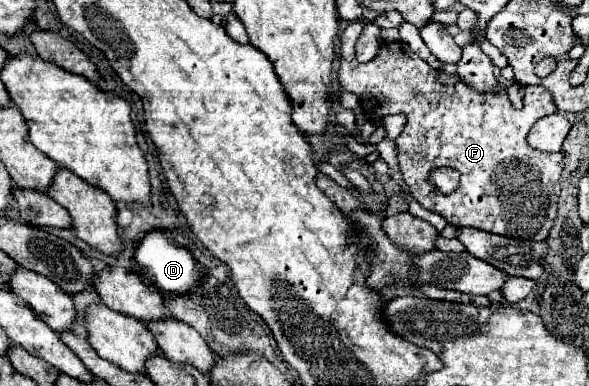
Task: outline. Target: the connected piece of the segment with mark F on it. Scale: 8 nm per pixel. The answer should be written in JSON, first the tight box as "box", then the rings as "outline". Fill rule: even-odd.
{"box":[339,20,563,240],"outline":[[[359,20],[357,24],[349,24],[345,28],[345,32],[341,34],[341,68],[339,68],[339,82],[341,86],[347,90],[347,92],[353,92],[361,98],[361,108],[363,112],[373,120],[373,118],[383,118],[387,114],[393,114],[393,112],[403,112],[407,116],[407,124],[403,128],[403,132],[397,136],[397,148],[399,148],[399,168],[401,168],[401,174],[403,174],[403,180],[405,184],[409,186],[411,190],[411,196],[427,210],[431,212],[437,212],[441,214],[451,226],[455,228],[463,228],[463,226],[469,226],[469,228],[477,228],[477,230],[485,230],[485,232],[493,232],[493,234],[501,234],[501,236],[511,236],[511,238],[523,238],[523,240],[545,240],[549,236],[549,230],[557,218],[557,208],[559,208],[559,192],[561,192],[561,186],[559,186],[559,174],[563,170],[563,154],[561,152],[553,152],[553,154],[545,154],[545,152],[539,152],[539,150],[531,150],[531,146],[527,144],[527,132],[531,130],[531,126],[547,116],[547,114],[553,114],[557,112],[557,106],[549,94],[549,90],[545,86],[527,86],[525,88],[525,96],[523,96],[523,108],[515,108],[505,92],[505,86],[499,84],[493,92],[477,92],[473,90],[471,86],[467,86],[467,82],[459,76],[459,74],[447,74],[443,70],[433,70],[427,62],[423,62],[421,58],[417,58],[417,54],[413,54],[409,50],[409,46],[401,44],[401,52],[389,52],[389,42],[381,42],[381,48],[377,52],[377,56],[367,62],[367,64],[359,64],[355,60],[355,42],[359,40],[361,36],[361,30],[365,28],[367,22]],[[439,166],[451,166],[455,170],[459,170],[461,174],[461,180],[459,180],[459,186],[455,192],[451,192],[449,196],[443,196],[443,198],[429,198],[429,184],[427,184],[427,174],[429,170],[433,168],[439,168]]]}

